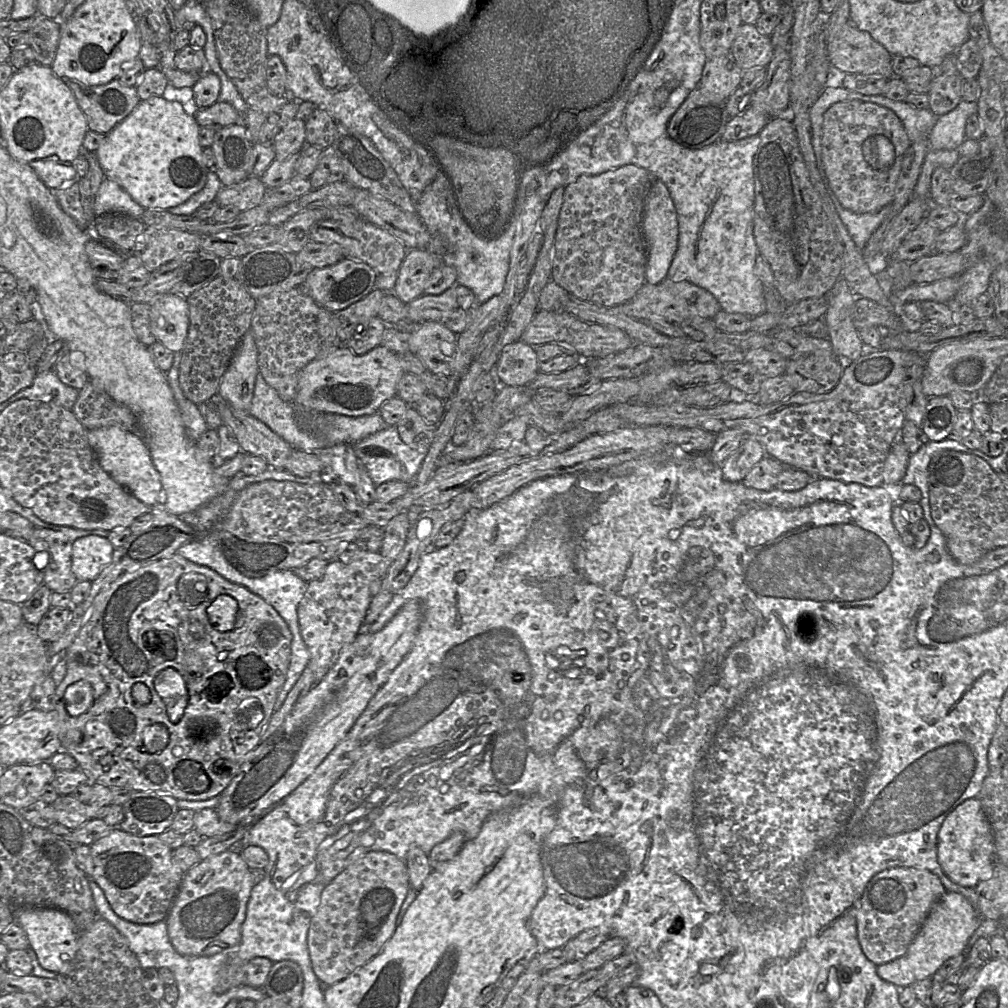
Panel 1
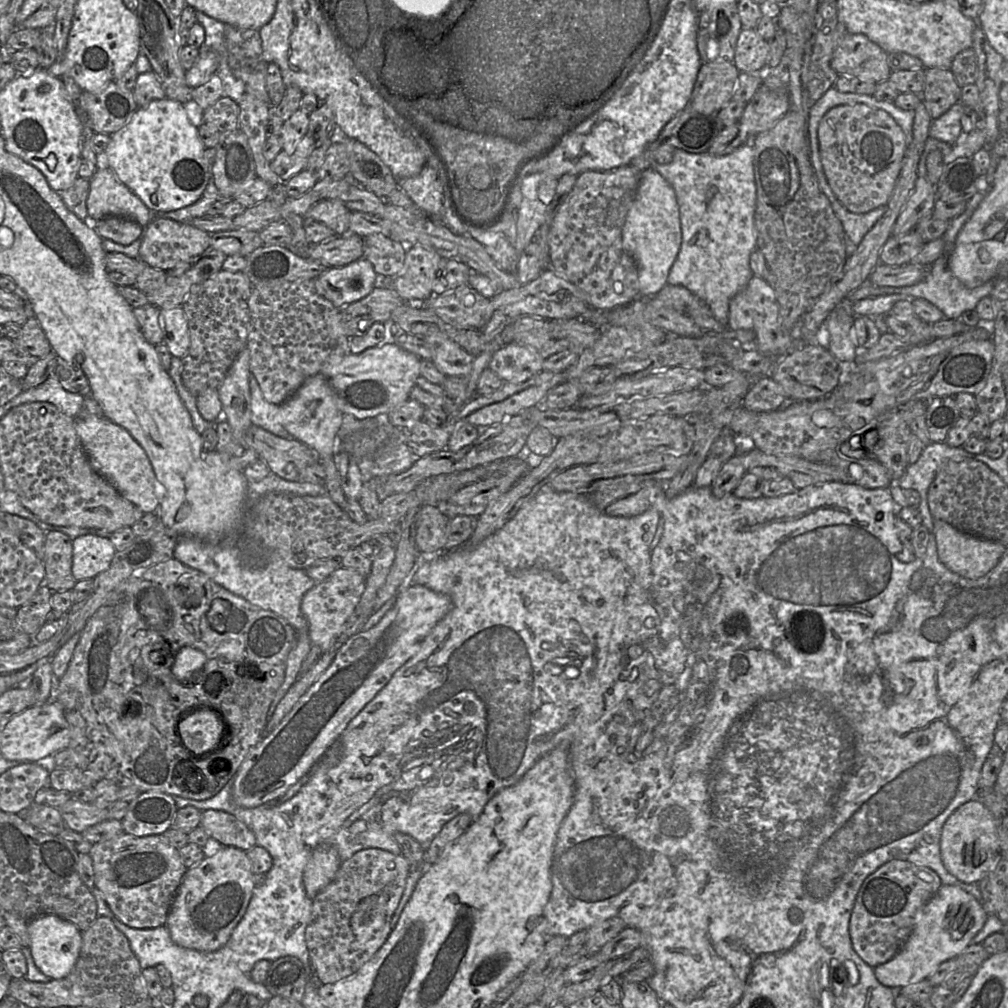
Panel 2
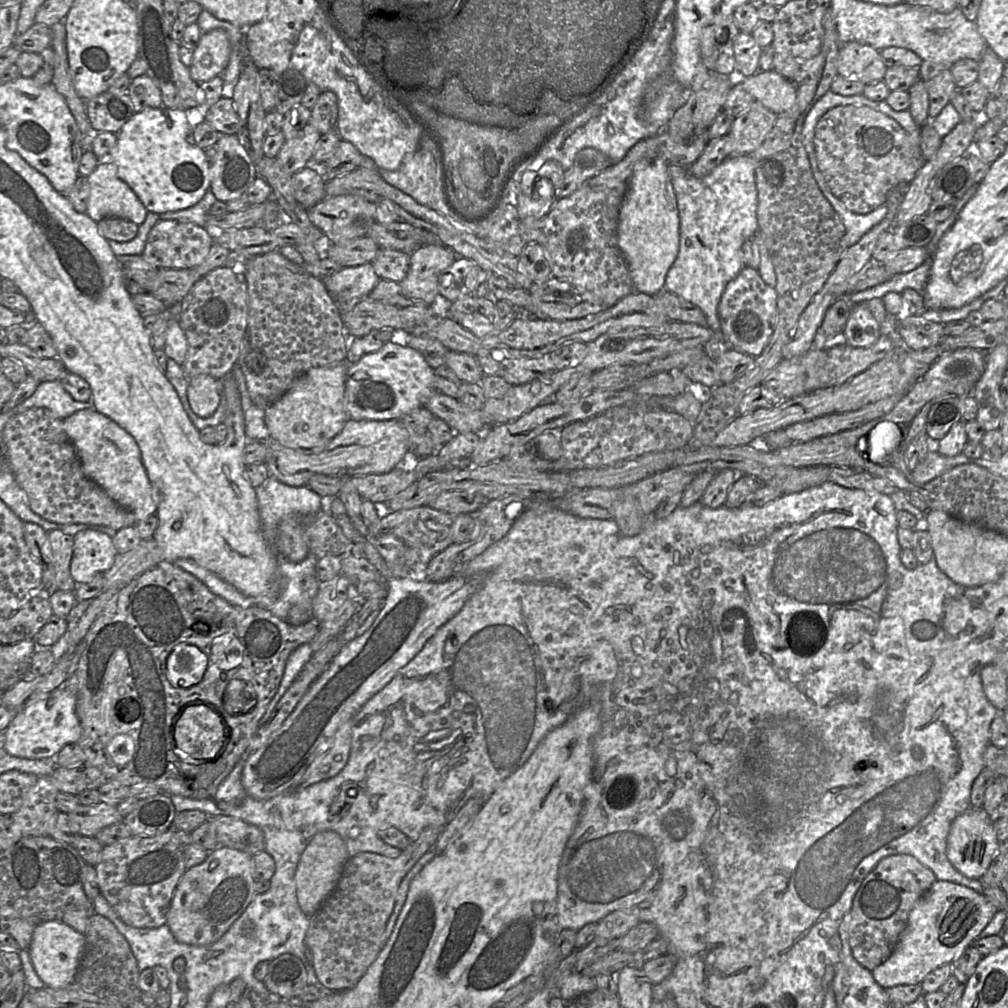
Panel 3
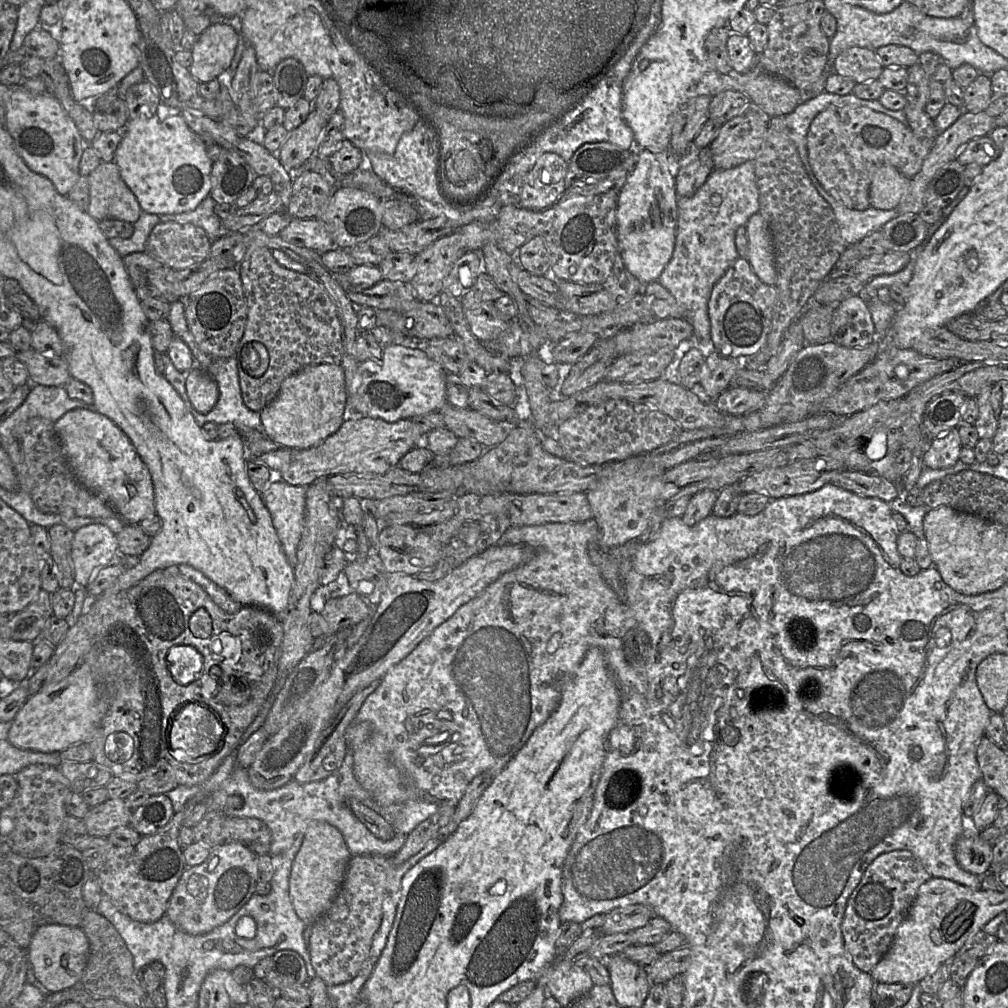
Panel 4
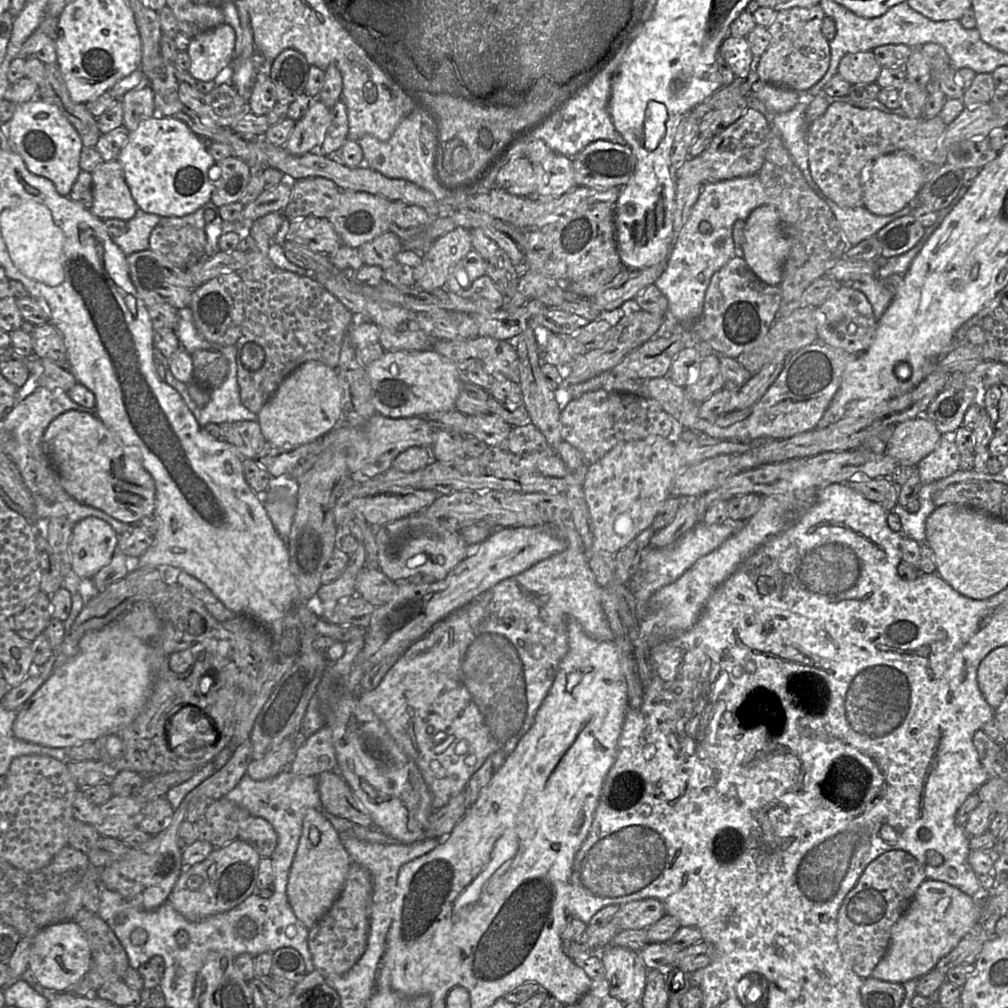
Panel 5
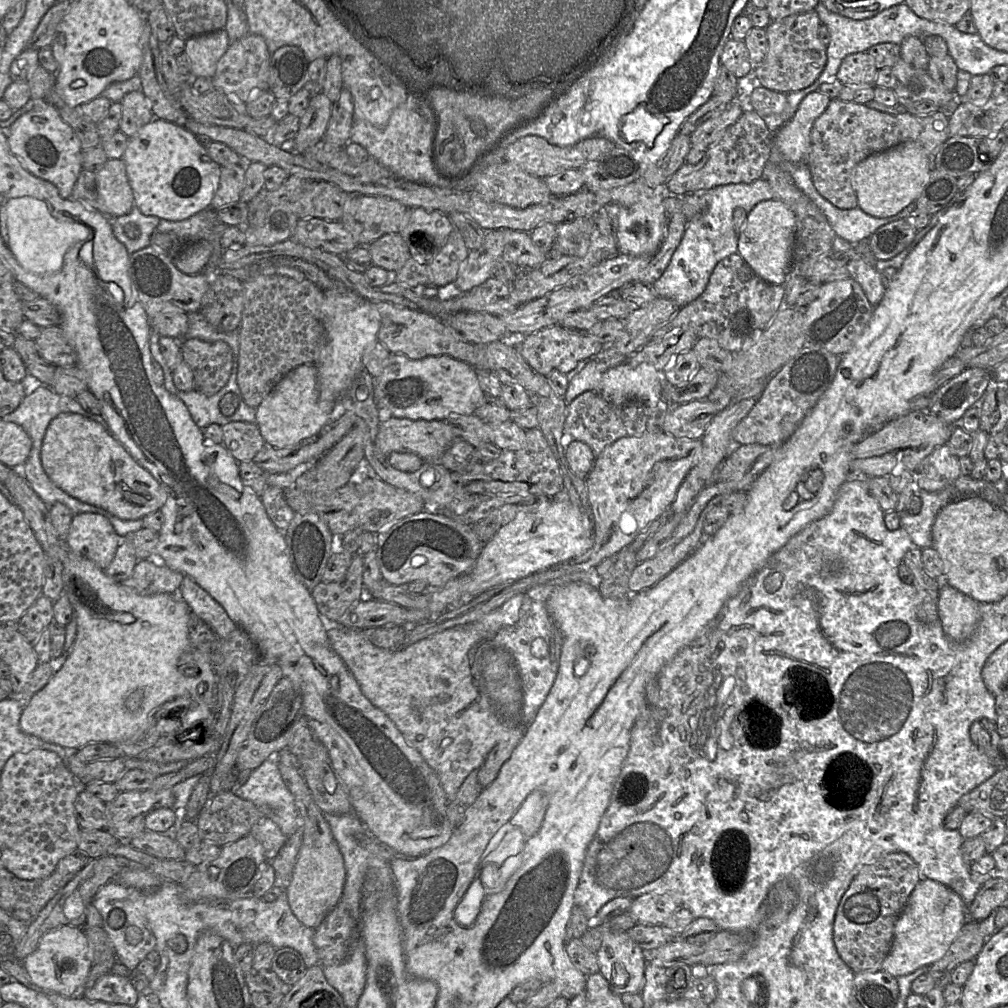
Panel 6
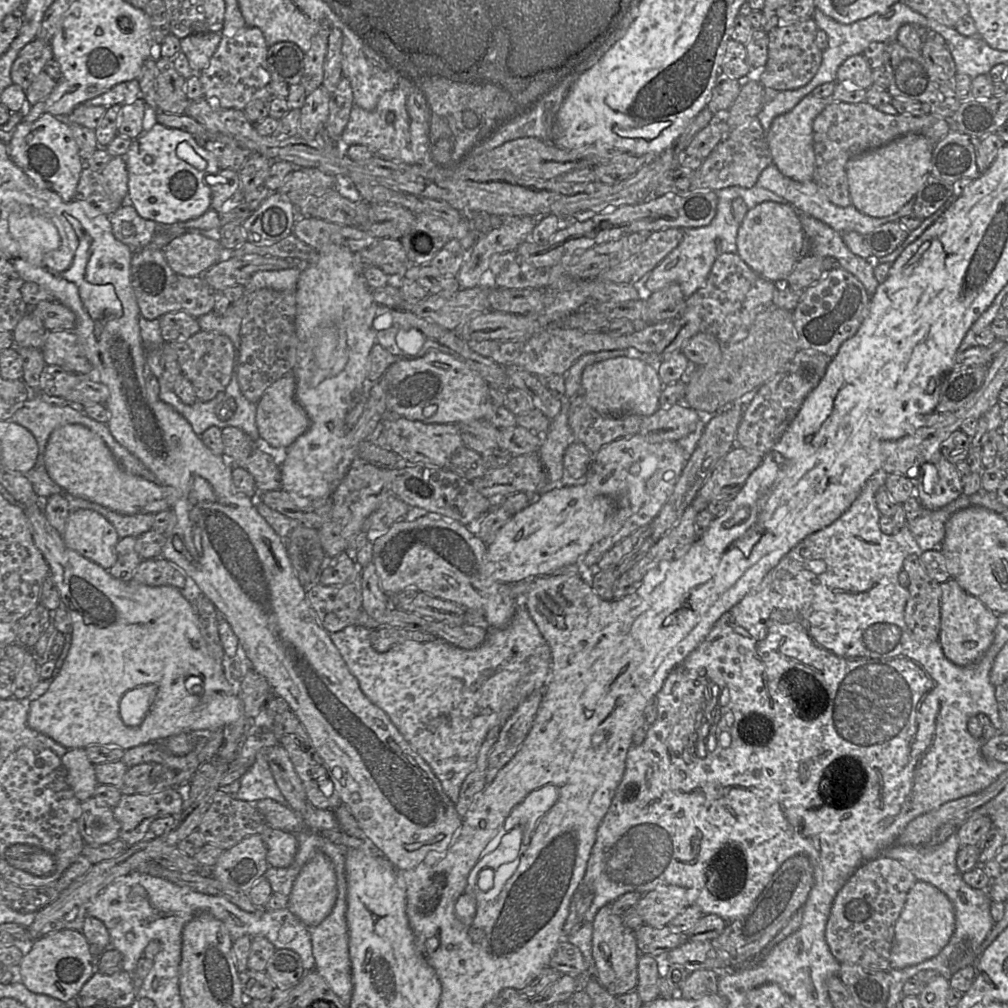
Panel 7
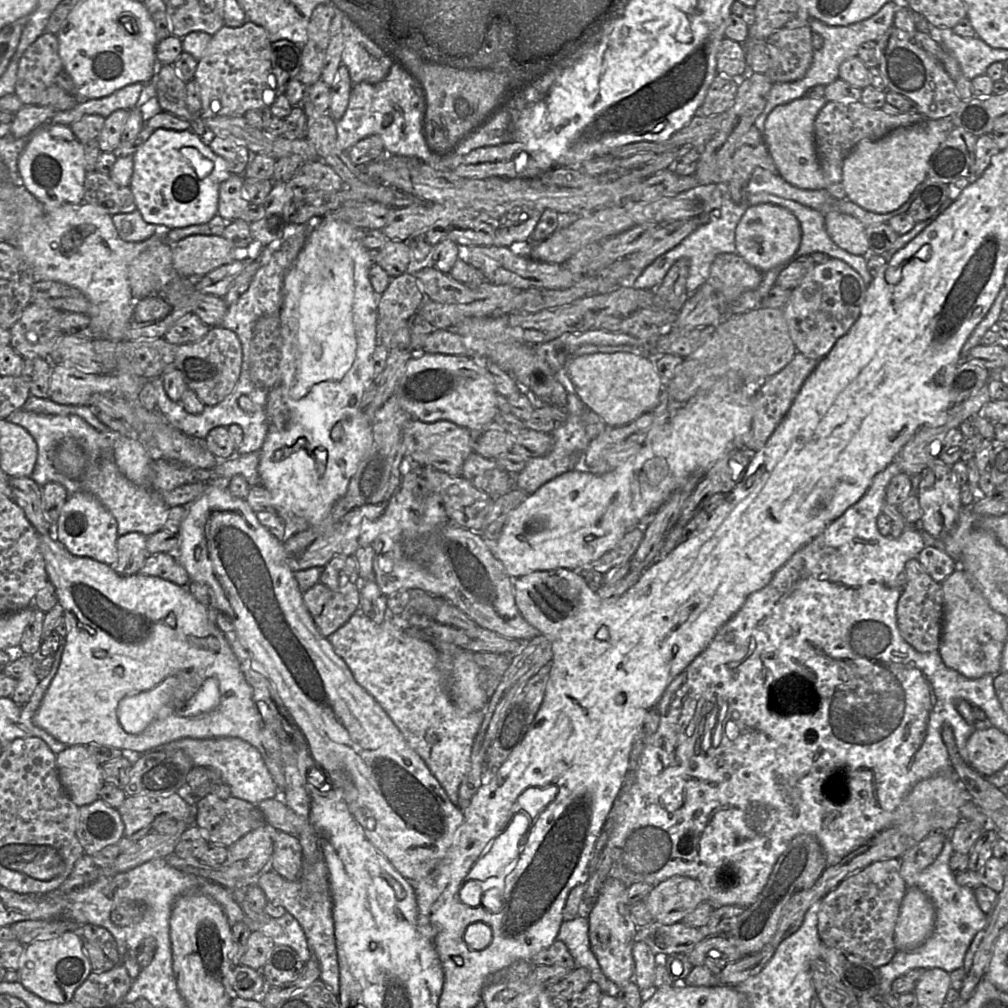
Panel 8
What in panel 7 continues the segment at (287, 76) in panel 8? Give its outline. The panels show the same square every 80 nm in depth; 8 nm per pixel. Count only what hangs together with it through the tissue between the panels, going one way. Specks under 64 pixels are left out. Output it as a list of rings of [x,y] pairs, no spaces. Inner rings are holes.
[[[279,42],[268,48],[271,97],[287,98],[290,89],[300,84],[305,53],[292,42]]]

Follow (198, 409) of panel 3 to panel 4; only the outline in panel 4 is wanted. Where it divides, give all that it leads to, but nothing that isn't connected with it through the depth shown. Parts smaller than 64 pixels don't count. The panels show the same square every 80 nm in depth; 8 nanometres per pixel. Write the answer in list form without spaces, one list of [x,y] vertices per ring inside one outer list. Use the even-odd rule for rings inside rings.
[[[194,366],[186,373],[185,385],[188,399],[197,412],[206,414],[214,408],[219,390],[216,381],[206,370]]]

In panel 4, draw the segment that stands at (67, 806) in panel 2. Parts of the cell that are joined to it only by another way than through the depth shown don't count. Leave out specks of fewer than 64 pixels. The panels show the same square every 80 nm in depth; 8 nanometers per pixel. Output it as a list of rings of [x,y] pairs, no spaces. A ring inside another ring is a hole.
[[[108,799],[90,808],[83,821],[89,836],[107,838],[115,828],[128,826],[132,813],[125,800]]]

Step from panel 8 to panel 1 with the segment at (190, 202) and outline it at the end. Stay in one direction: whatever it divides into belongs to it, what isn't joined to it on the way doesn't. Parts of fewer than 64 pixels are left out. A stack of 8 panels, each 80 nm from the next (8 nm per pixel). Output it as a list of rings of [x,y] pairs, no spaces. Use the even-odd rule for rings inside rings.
[[[152,96],[146,100],[140,100],[139,104],[130,113],[130,115],[106,135],[105,139],[95,153],[105,177],[119,184],[135,202],[145,209],[168,209],[187,201],[191,196],[200,191],[206,183],[208,171],[213,170],[213,168],[208,169],[204,163],[202,153],[203,148],[199,142],[199,129],[200,126],[195,120],[194,116],[187,114],[181,103],[177,101],[168,101],[167,99],[163,98],[163,96]]]

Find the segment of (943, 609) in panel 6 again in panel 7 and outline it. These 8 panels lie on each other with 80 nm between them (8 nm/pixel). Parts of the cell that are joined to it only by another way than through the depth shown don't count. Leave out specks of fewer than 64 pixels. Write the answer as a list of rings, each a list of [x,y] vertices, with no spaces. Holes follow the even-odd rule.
[[[955,579],[941,583],[941,618],[939,643],[945,657],[954,665],[965,667],[978,662],[990,647],[997,614],[990,611],[981,601],[965,592]]]

